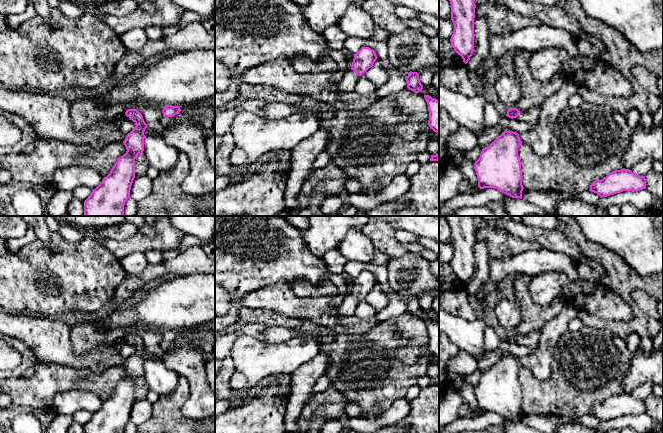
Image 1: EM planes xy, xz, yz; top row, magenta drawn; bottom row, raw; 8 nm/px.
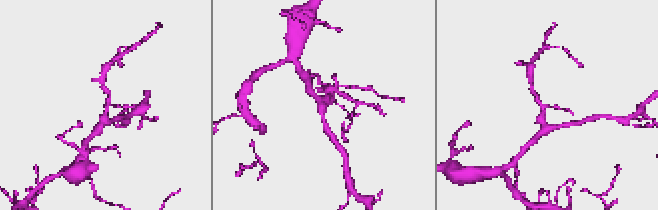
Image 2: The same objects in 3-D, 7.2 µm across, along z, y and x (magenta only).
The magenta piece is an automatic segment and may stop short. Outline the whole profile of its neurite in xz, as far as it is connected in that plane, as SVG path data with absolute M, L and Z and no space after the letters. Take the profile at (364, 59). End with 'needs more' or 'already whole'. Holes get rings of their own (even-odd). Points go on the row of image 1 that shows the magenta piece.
M362 47L354 54L351 69L345 70L343 78L338 82L339 90L344 93L353 92L359 76L372 67L377 58L373 49Z | needs more

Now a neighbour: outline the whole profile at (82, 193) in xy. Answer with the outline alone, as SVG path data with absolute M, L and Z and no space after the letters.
M78 186L73 191L74 198L77 198L84 202L91 194L92 189L85 186Z

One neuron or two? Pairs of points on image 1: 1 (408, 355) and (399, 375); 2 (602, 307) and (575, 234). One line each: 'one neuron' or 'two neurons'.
1: two neurons
2: two neurons

